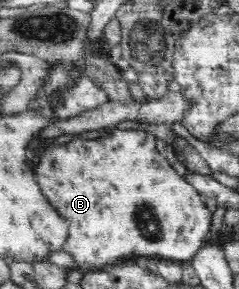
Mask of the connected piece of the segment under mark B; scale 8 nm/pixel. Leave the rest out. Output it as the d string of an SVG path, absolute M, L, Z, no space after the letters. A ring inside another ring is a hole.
M112 128L112 133L108 133L106 137L97 139L78 139L77 136L60 139L59 141L48 143L44 146L40 155L35 158L33 168L35 172L35 180L41 189L42 195L46 197L47 203L55 209L55 212L62 217L63 223L66 224L67 232L65 240L61 245L61 249L70 253L76 266L84 270L93 270L98 268L106 268L110 265L117 265L127 260L134 261L138 257L147 257L149 255L157 255L158 259L170 260L180 264L189 263L195 253L207 242L206 235L210 231L212 225L212 211L209 211L206 204L202 202L200 193L186 181L184 176L180 176L176 169L164 158L156 149L156 137L140 129L118 129Z

